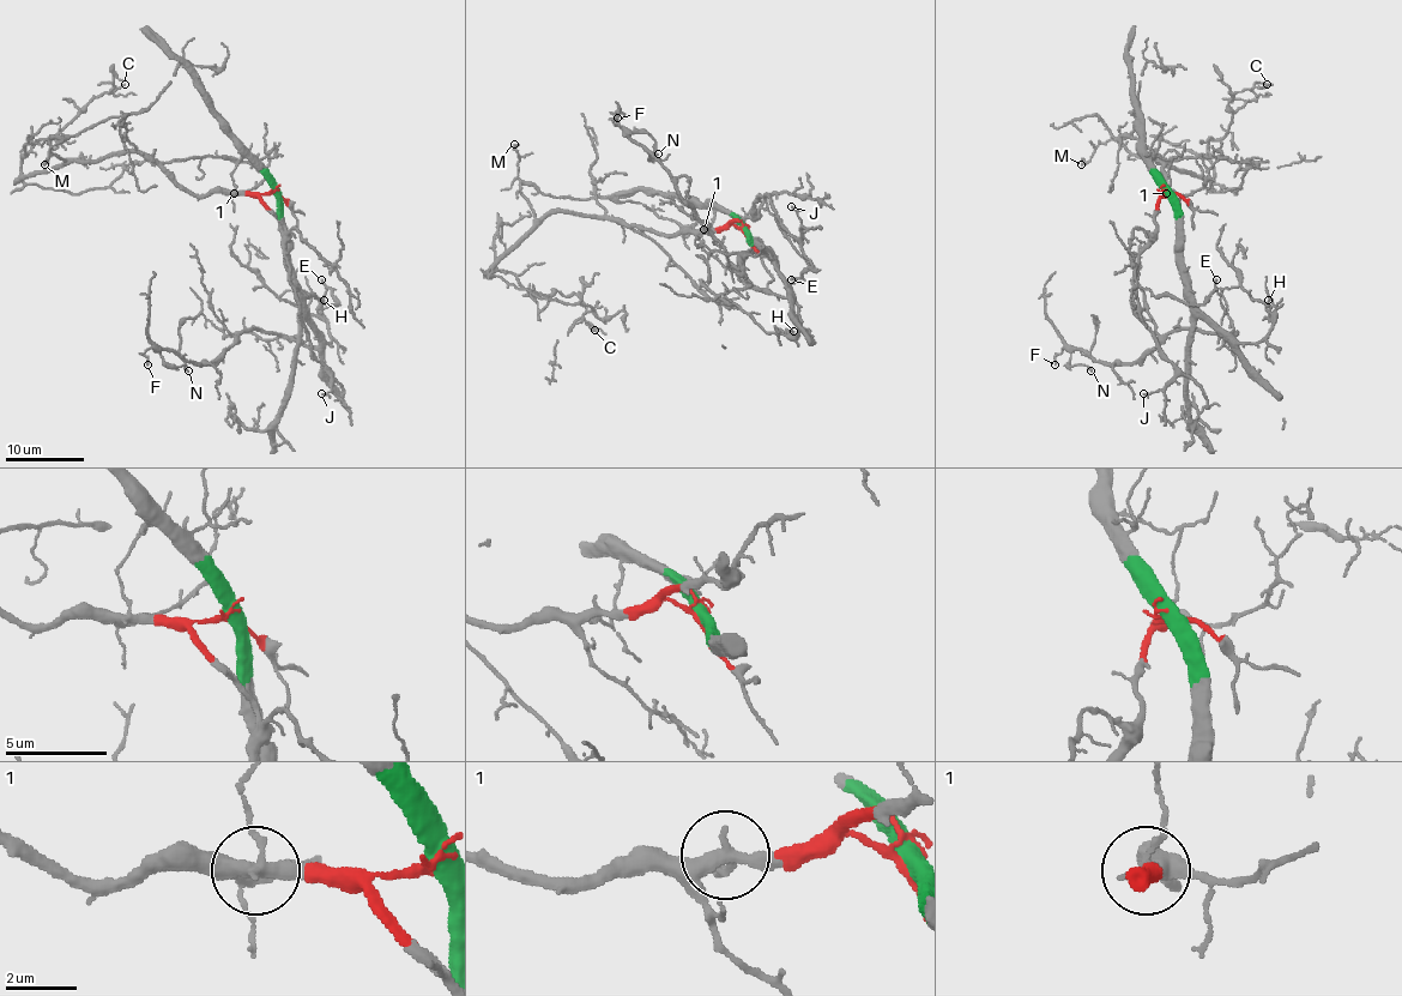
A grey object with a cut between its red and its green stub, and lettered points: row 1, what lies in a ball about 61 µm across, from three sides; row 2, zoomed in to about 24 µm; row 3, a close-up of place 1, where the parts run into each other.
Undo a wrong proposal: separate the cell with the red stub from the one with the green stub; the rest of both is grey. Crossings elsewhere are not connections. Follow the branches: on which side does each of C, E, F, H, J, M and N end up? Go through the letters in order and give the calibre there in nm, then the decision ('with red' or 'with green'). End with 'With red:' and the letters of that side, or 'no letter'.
C: 110 nm | with red
E: 120 nm | with red
F: 130 nm | with green
H: 190 nm | with green
J: 90 nm | with red
M: 130 nm | with red
N: 120 nm | with green
With red: C, E, J, M

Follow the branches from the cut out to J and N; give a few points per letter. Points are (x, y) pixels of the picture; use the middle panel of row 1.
J: (743, 229), (731, 223), (755, 217), (755, 201), (768, 195), (780, 223), (798, 236), (802, 225), (792, 205)
N: (745, 231), (786, 285), (786, 297), (749, 282), (681, 195), (677, 180), (629, 133), (647, 133), (657, 155)

